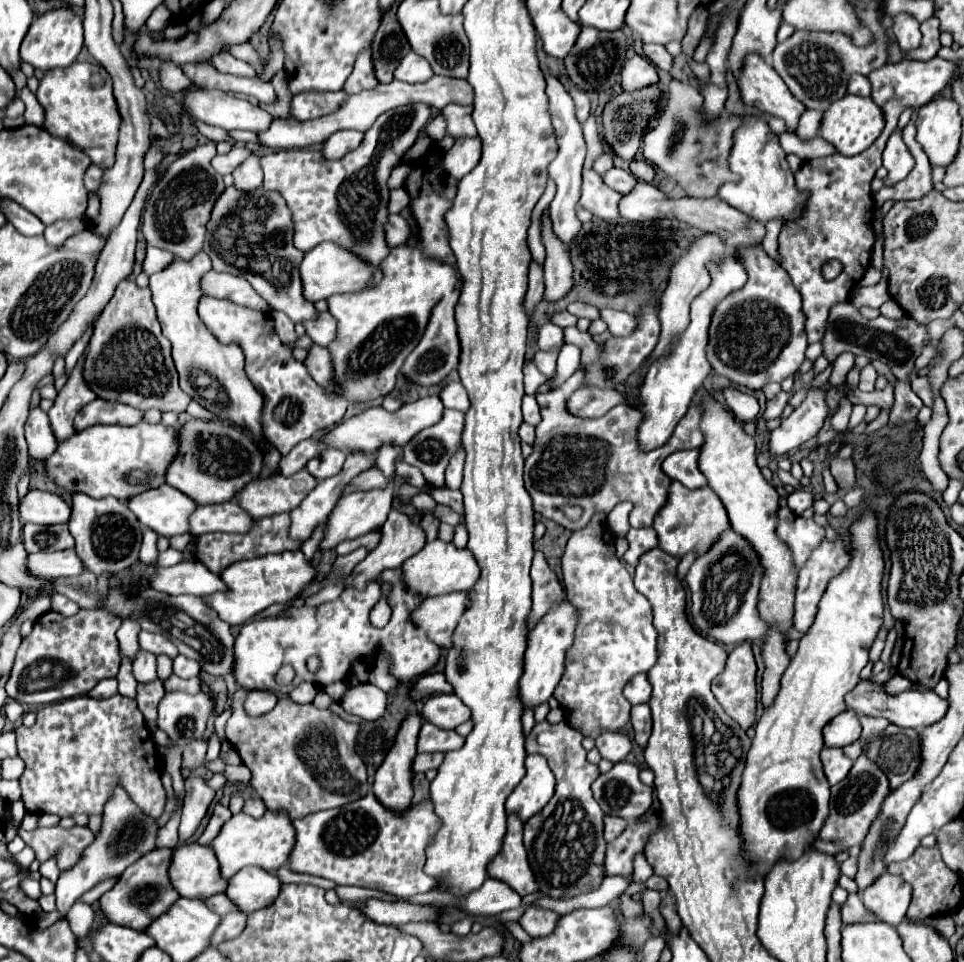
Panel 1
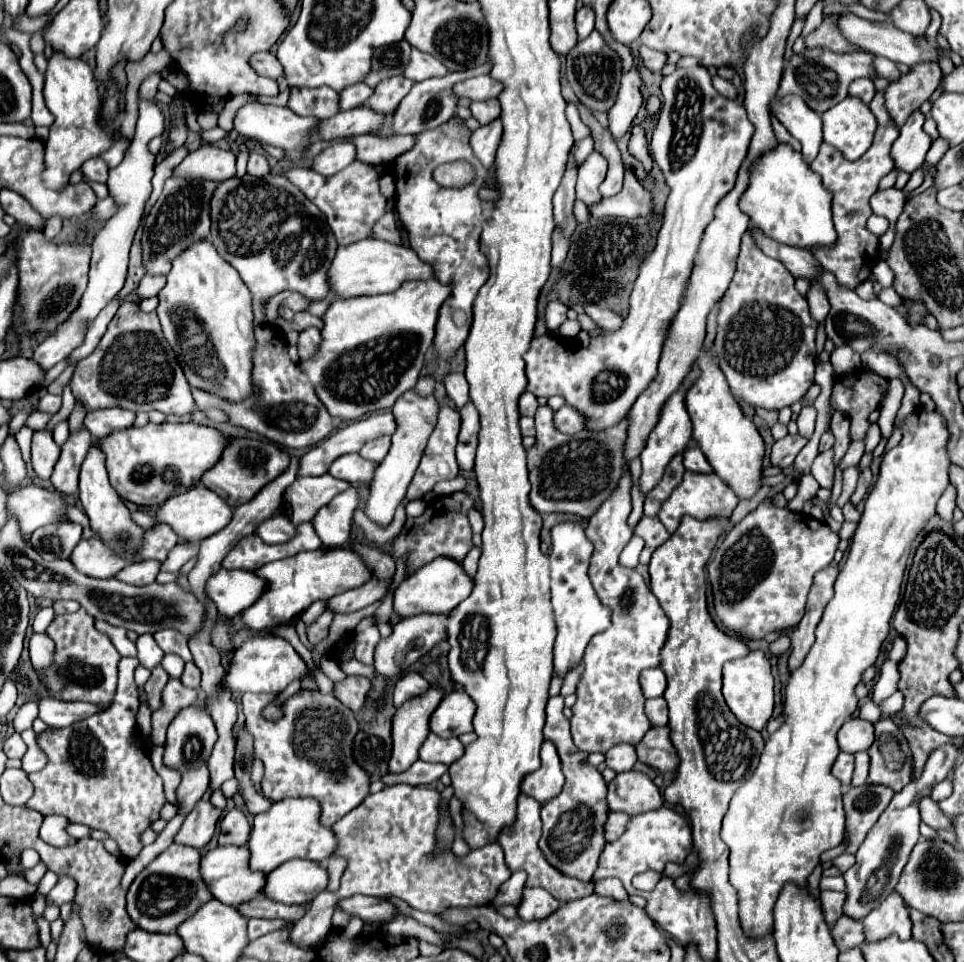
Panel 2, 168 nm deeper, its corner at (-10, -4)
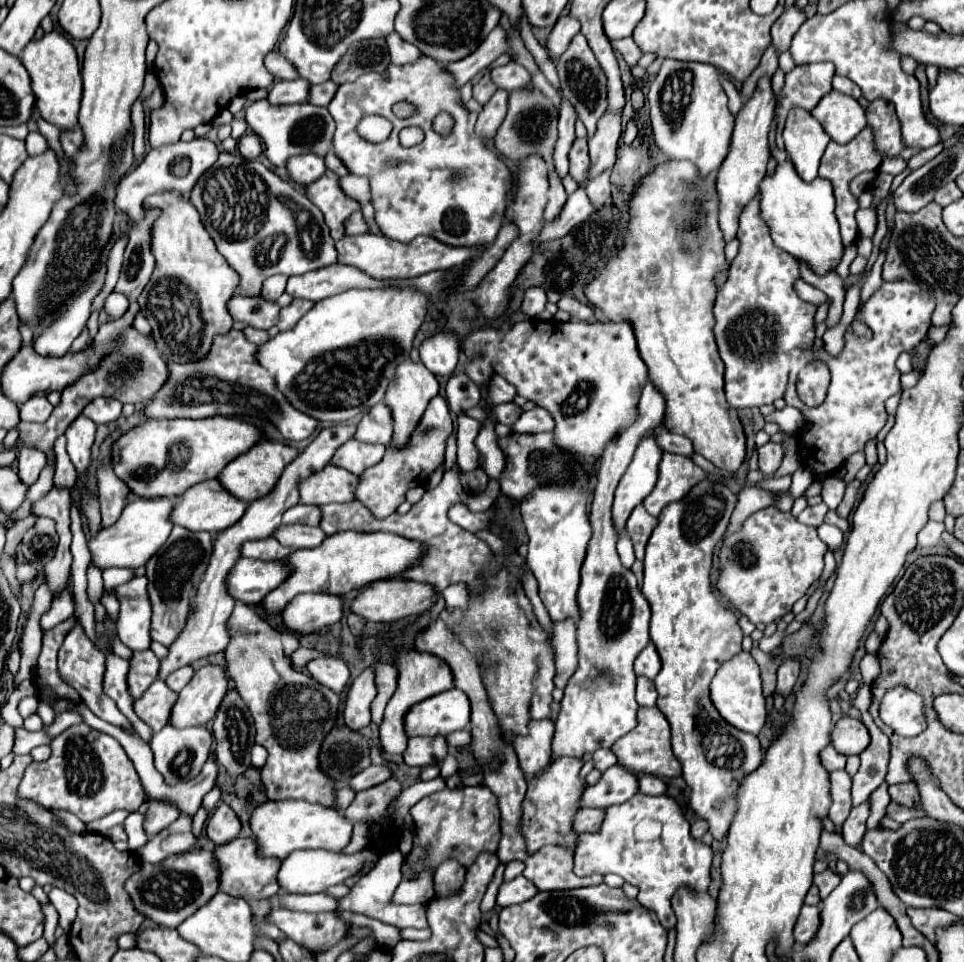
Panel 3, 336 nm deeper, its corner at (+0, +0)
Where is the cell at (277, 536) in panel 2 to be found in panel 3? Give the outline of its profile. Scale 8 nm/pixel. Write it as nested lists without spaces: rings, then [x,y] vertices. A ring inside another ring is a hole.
[[[280,526],[274,534],[276,540],[280,540],[282,546],[290,548],[316,548],[326,538],[324,530],[320,526]]]

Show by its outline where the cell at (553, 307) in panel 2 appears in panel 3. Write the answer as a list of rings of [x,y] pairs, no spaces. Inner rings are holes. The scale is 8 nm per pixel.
[[[534,286],[530,290],[524,292],[524,300],[522,300],[522,312],[530,318],[538,316],[546,306],[546,294],[540,286]]]

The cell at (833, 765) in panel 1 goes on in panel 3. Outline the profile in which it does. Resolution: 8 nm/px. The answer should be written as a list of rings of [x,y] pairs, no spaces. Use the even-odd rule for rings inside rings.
[[[828,744],[822,754],[820,754],[820,762],[822,766],[828,770],[828,772],[834,772],[834,770],[844,770],[846,766],[846,756],[836,752],[836,748],[832,744]]]

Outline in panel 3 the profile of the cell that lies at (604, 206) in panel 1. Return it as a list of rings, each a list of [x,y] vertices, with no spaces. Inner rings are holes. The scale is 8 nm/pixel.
[[[576,138],[574,146],[570,148],[570,174],[576,182],[582,182],[588,176],[590,158],[588,158],[588,146],[586,138]]]

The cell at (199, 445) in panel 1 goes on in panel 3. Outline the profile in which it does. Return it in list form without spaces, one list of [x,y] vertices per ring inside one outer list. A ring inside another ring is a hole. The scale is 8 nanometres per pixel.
[[[260,442],[256,446],[252,446],[246,454],[238,456],[236,460],[232,460],[224,470],[222,474],[218,476],[218,480],[222,482],[222,486],[234,494],[236,498],[242,498],[244,502],[254,502],[262,496],[266,496],[278,482],[278,478],[282,476],[282,470],[298,456],[298,450],[288,446],[288,444],[282,444],[282,442]]]

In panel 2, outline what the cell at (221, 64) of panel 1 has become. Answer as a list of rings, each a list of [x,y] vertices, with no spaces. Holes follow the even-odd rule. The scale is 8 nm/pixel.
[[[256,52],[256,54],[252,54],[250,66],[256,70],[256,74],[272,78],[272,80],[276,80],[282,74],[282,66],[280,66],[280,62],[276,60],[276,56],[272,52]]]

